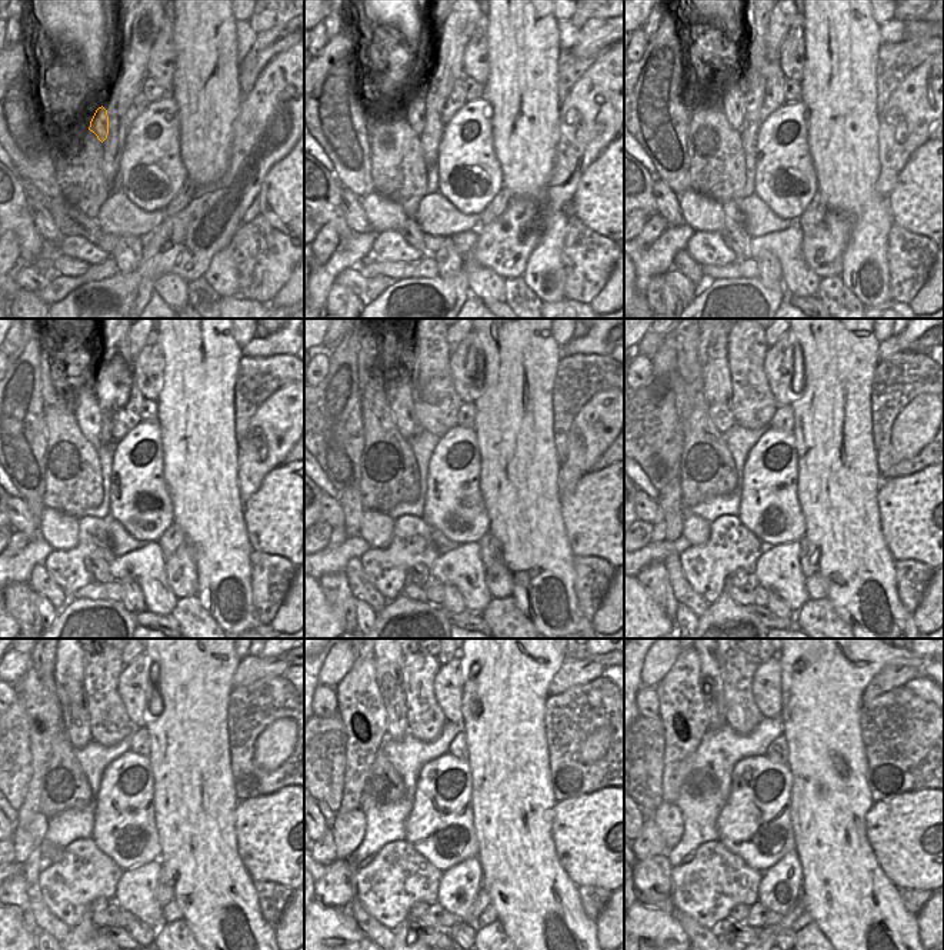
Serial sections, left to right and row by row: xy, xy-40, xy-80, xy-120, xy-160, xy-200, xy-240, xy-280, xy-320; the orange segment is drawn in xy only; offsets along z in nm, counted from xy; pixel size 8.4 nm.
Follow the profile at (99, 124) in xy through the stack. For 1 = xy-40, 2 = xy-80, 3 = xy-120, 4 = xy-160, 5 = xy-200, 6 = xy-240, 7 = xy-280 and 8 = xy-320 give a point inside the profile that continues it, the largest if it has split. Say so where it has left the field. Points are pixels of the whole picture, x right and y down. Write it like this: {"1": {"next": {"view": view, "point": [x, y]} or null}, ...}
{"1": {"next": {"view": "xy-40", "point": [414, 113]}}, "2": {"next": {"view": "xy-80", "point": [733, 100]}}, "3": {"next": {"view": "xy-120", "point": [87, 413]}}, "4": {"next": {"view": "xy-160", "point": [397, 386]}}, "5": {"next": {"view": "xy-200", "point": [711, 353]}}, "6": {"next": {"view": "xy-240", "point": [69, 674]}}, "7": {"next": {"view": "xy-280", "point": [389, 667]}}, "8": {"next": {"view": "xy-320", "point": [711, 679]}}}

